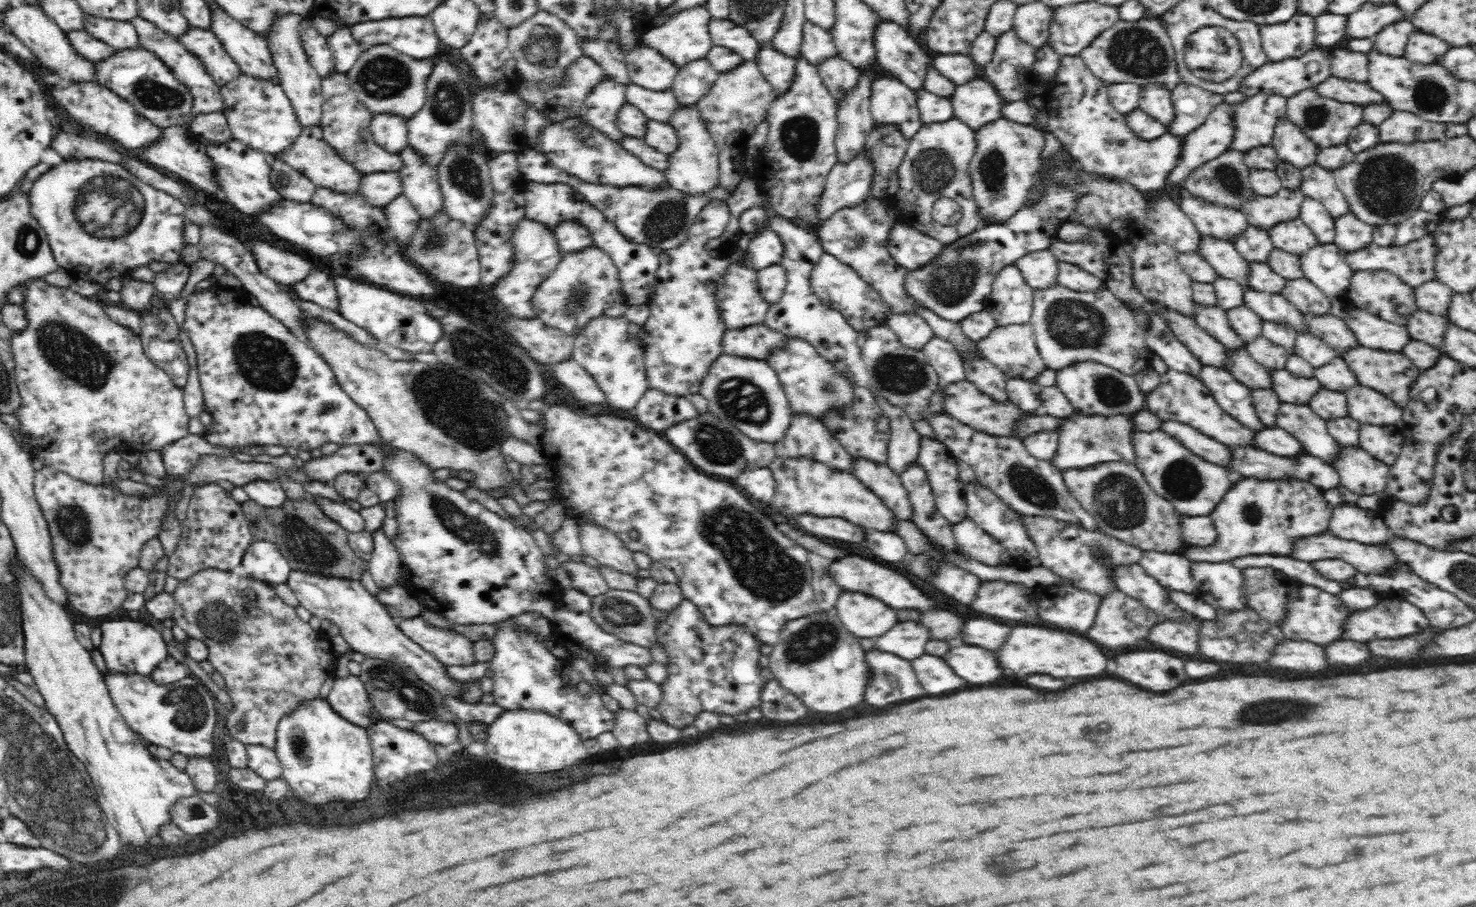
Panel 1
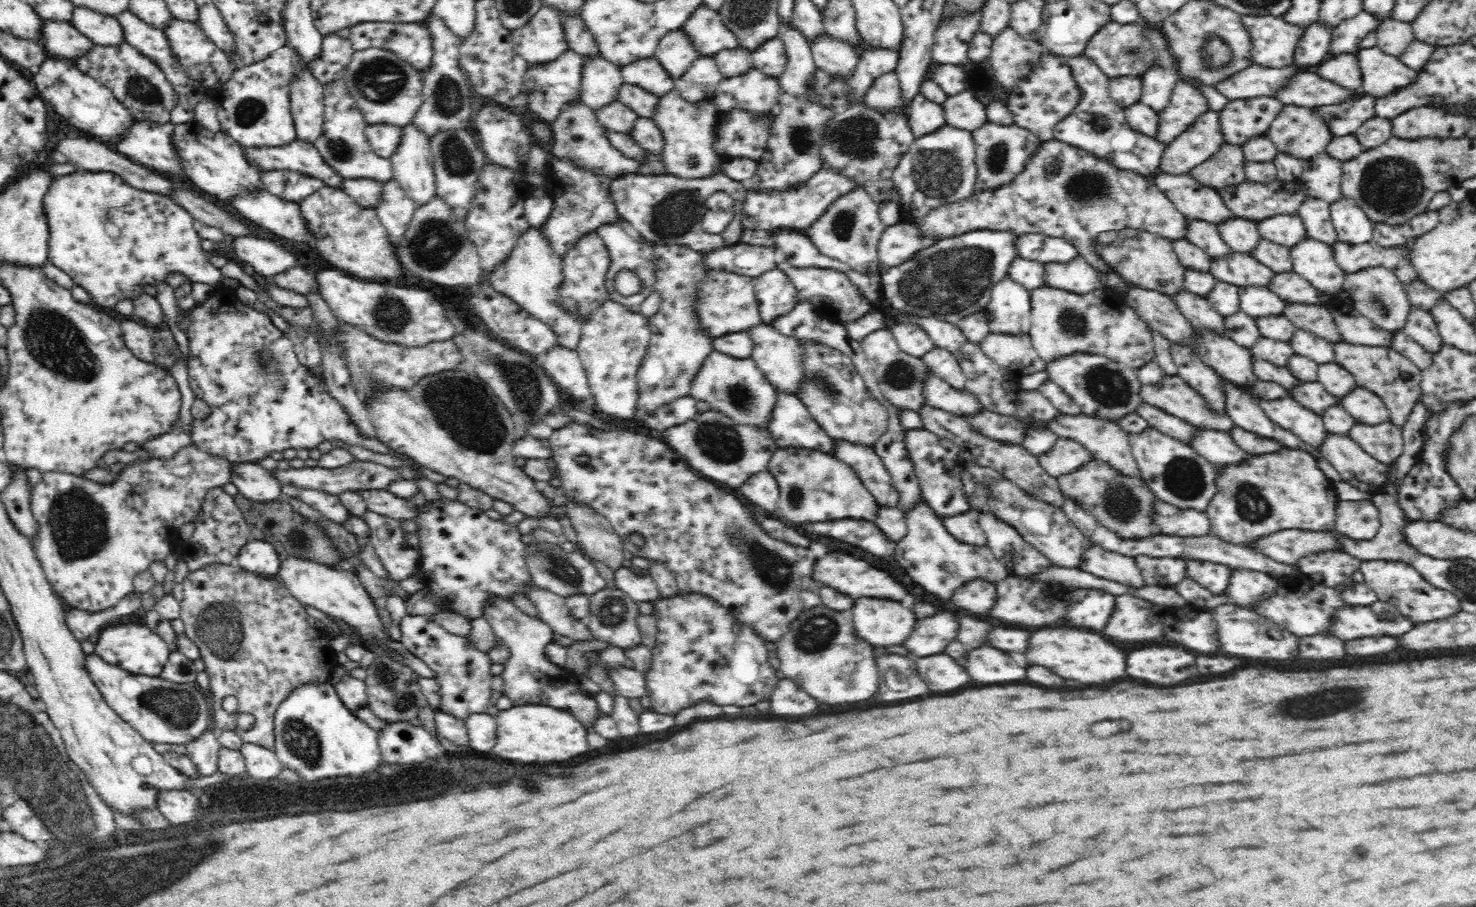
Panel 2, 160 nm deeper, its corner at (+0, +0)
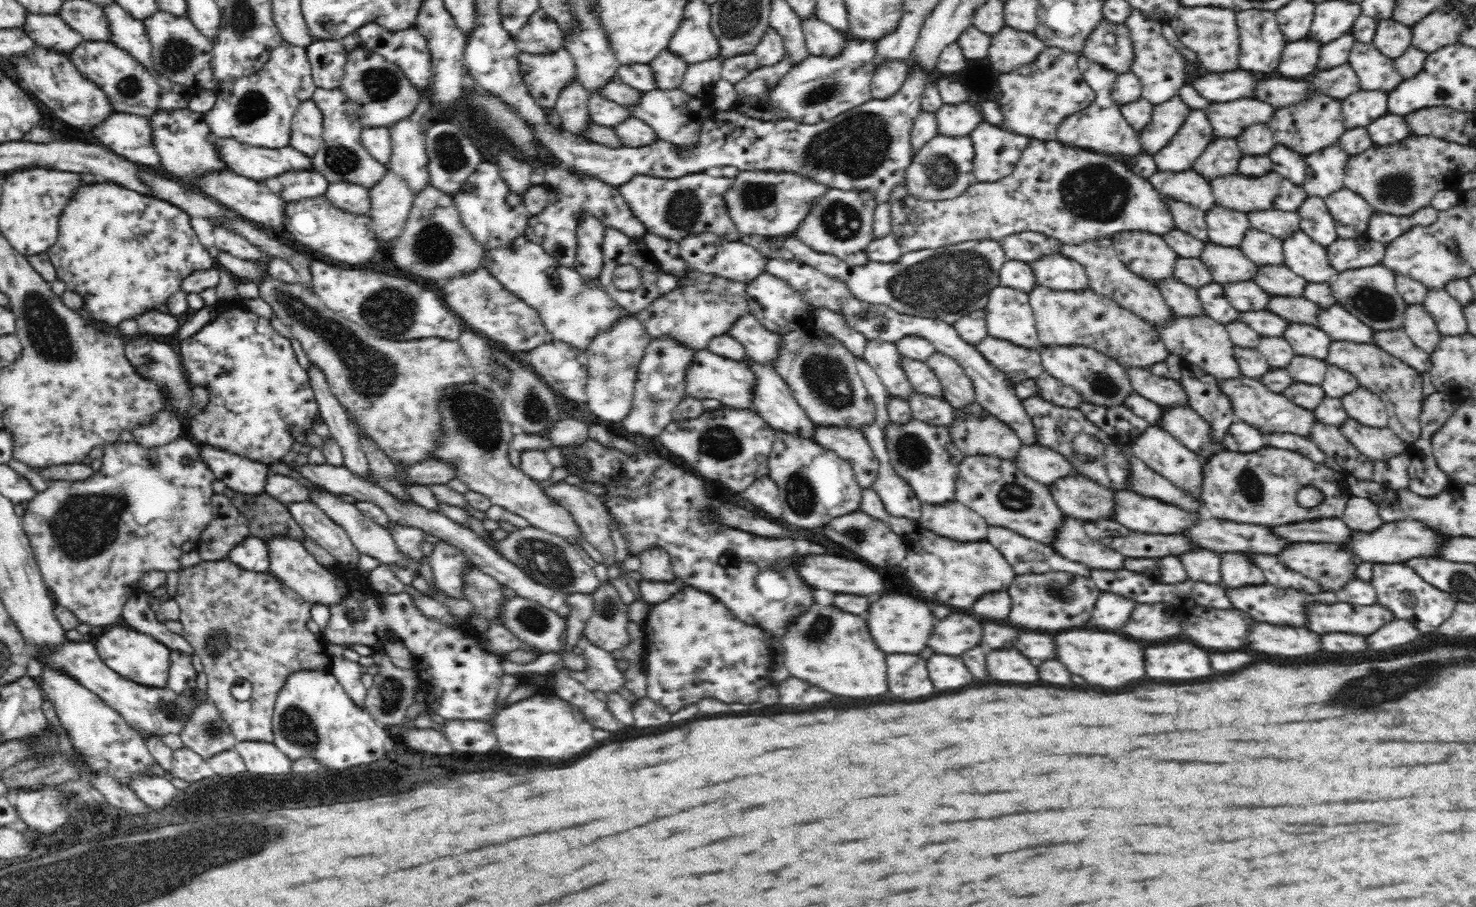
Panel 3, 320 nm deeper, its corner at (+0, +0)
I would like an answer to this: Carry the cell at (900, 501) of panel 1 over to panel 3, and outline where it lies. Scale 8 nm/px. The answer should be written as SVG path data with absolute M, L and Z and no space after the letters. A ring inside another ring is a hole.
M816 426L814 437L814 442L850 462L863 489L872 489L878 476L879 460L862 431L837 426Z

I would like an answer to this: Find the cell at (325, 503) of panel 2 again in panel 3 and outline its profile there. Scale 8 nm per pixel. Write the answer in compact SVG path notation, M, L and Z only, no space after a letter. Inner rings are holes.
M268 472L269 481L266 482L266 493L289 505L298 502L310 502L312 490L300 484L295 477L288 477Z

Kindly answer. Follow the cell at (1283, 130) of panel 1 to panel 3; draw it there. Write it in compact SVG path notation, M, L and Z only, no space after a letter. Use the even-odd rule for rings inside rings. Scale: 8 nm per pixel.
M1318 96L1316 100L1312 98L1306 102L1298 102L1296 106L1276 110L1268 126L1274 132L1276 144L1295 150L1303 154L1305 158L1312 152L1318 152L1336 144L1340 134L1344 132L1344 126L1340 120L1340 102L1338 100L1334 102L1328 96Z

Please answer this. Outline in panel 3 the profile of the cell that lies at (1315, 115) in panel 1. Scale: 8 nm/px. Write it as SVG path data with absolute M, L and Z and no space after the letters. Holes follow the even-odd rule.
M1361 88L1342 100L1340 110L1342 110L1342 124L1346 128L1368 126L1372 120L1386 114L1386 92Z

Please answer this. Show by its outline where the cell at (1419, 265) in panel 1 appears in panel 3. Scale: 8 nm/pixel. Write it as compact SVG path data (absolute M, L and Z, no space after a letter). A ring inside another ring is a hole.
M1366 235L1356 239L1339 238L1326 249L1330 265L1338 272L1382 265L1386 253L1386 245Z

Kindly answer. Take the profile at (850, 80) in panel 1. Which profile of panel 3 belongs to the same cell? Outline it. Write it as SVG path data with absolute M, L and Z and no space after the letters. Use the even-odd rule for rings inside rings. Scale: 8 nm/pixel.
M816 17L802 22L805 41L812 56L836 58L844 52L847 38L839 30L834 30L829 24Z

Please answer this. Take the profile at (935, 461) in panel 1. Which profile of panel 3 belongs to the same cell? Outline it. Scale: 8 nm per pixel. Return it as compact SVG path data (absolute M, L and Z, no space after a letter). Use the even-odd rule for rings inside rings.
M912 419L908 425L888 426L886 434L890 462L896 472L910 483L921 503L945 505L955 501L958 466L965 456L954 443L949 429Z

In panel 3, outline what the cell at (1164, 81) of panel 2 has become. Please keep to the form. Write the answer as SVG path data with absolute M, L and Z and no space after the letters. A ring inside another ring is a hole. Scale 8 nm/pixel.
M1132 10L1124 22L1130 31L1134 45L1134 62L1130 70L1141 82L1141 98L1153 105L1161 105L1175 94L1178 94L1190 78L1185 57L1164 38L1161 23L1150 16Z

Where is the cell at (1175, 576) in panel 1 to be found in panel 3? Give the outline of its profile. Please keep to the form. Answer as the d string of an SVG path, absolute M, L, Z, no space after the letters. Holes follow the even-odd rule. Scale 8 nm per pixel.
M1126 558L1126 570L1144 574L1154 582L1174 584L1186 580L1186 570L1180 558Z

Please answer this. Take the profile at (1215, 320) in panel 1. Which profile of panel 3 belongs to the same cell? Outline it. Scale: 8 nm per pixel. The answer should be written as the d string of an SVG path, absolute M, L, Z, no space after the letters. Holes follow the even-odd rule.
M1175 277L1160 280L1155 284L1175 316L1186 318L1207 316L1195 288L1178 281Z

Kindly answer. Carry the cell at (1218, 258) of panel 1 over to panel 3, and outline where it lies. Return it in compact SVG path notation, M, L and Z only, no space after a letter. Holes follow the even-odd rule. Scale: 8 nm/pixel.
M1164 198L1169 205L1170 213L1173 214L1177 229L1198 239L1198 241L1202 241L1205 245L1211 243L1204 212L1194 209L1192 206Z

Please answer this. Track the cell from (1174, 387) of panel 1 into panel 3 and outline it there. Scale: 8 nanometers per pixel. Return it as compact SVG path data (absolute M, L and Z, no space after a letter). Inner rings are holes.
M1128 368L1130 382L1140 396L1159 404L1166 410L1176 406L1189 406L1188 393L1181 379L1154 376L1146 368Z

